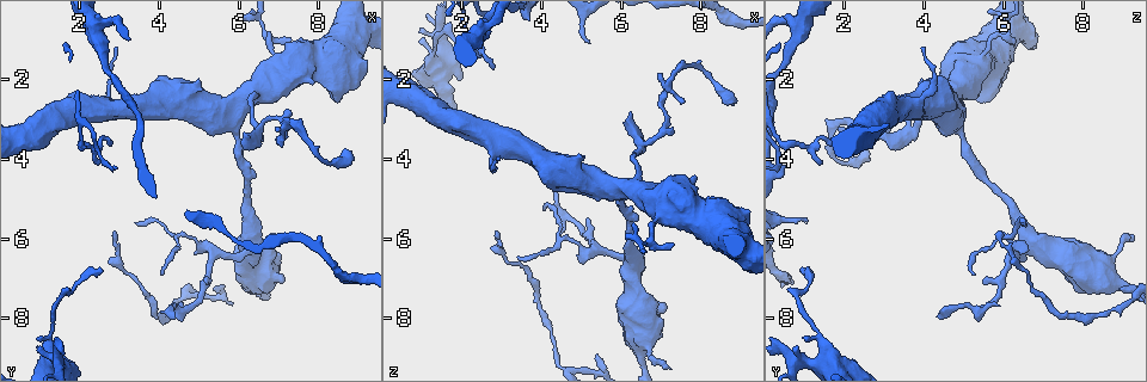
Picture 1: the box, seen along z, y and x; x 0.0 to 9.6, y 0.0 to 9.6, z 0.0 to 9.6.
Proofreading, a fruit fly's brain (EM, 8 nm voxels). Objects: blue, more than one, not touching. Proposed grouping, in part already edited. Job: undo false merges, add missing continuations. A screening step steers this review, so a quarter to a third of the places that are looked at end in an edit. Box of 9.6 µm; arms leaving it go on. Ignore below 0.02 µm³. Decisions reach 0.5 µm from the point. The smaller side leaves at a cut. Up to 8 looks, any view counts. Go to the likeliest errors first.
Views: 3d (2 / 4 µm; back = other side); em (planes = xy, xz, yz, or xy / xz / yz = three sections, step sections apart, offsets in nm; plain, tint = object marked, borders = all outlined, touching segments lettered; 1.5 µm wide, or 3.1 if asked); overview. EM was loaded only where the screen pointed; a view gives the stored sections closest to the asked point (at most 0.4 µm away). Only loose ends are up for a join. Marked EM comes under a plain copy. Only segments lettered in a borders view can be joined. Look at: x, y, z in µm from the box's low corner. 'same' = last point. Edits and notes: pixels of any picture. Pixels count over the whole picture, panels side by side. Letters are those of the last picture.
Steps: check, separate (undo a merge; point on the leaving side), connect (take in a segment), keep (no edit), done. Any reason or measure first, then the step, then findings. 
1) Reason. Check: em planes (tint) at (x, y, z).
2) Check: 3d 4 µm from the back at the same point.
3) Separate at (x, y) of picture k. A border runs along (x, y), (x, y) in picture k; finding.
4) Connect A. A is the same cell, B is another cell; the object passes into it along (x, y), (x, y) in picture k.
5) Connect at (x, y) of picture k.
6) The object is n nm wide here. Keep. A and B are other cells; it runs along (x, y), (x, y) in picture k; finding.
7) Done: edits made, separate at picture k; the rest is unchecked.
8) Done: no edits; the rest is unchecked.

An open end. Check: em xy step 4 (borders) at (5.20, 5.50, 1.10).

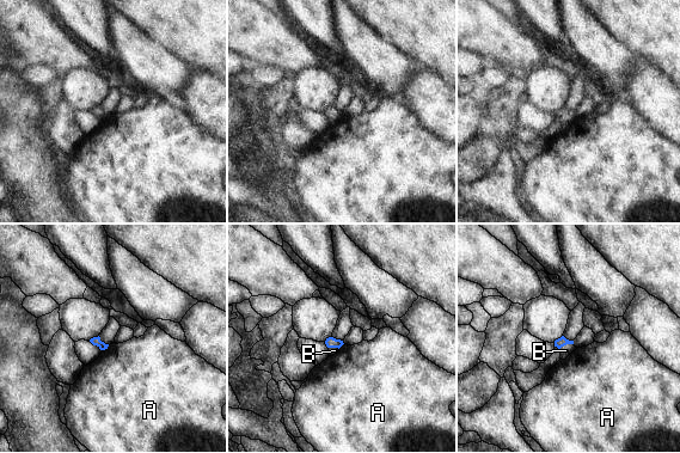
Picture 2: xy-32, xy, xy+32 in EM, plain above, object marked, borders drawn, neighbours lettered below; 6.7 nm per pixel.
Connect B. B is the same cell, A is another cell; the object passes into it along (561, 342), (565, 344), (565, 350) in picture 2; the neuron continues.

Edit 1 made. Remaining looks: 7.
Check: overview.

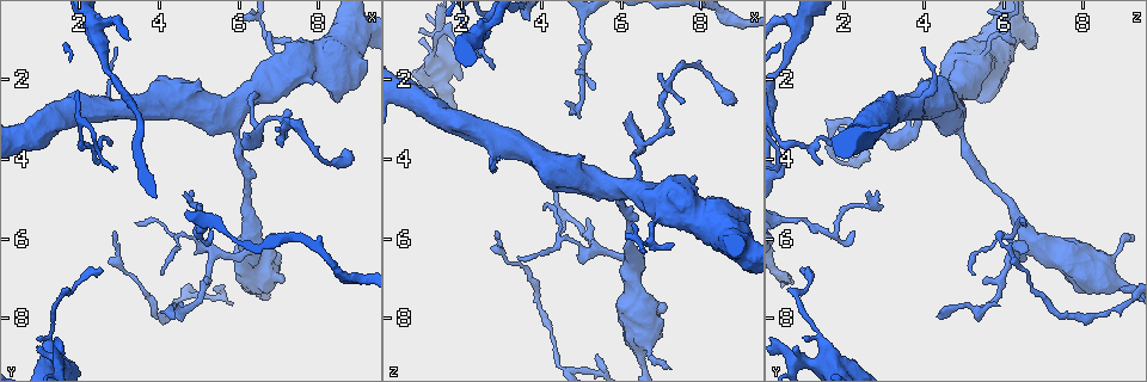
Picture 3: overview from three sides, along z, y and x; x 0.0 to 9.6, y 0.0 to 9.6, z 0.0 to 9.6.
Sharp bend. Check: em xz step 8 (tint) at (7.25, 3.05, 2.00).

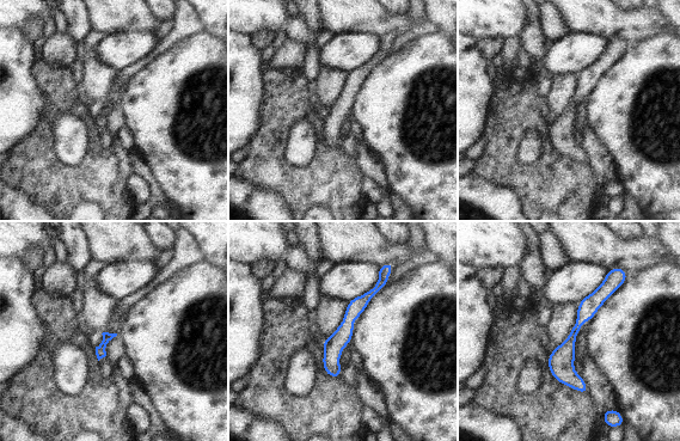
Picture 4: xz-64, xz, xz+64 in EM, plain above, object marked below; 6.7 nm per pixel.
Cut it another way. Check: em planes (tint) at the same point.

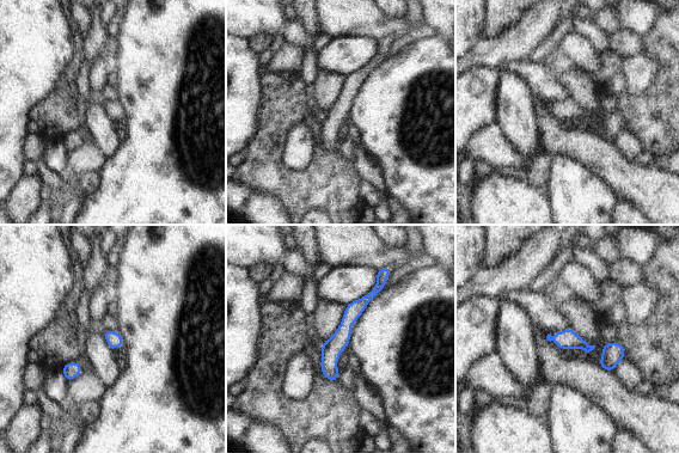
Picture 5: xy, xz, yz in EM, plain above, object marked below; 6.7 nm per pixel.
What lies round it. Check: em planes (borders) at the same point.

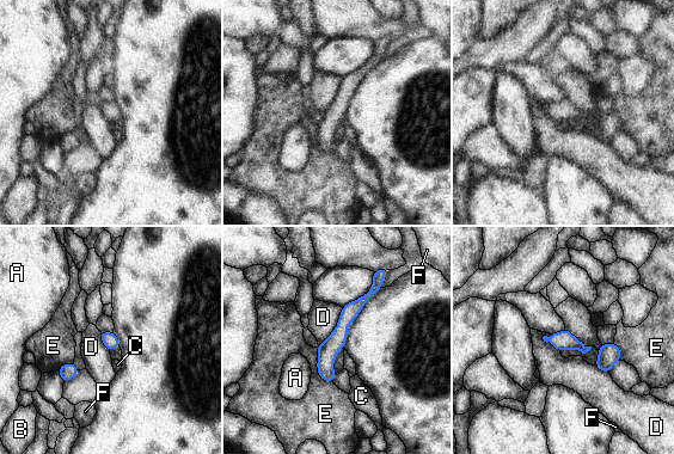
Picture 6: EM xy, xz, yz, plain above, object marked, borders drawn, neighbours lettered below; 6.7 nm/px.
The longest contact is with D, 300 nm. Keep. A, B, C, D, E and F are other cells; continuous, no second neuron.

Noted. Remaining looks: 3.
Narrows sharply. Check: 3d 4 µm from the back at (5.90, 2.85, 4.75).

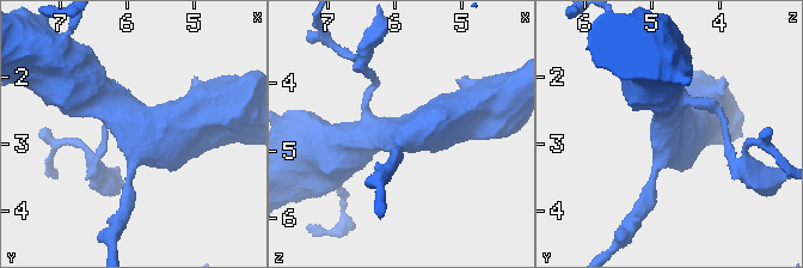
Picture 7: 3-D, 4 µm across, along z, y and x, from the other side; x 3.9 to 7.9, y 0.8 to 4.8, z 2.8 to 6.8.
3 arms meet here; the arms are 160, 500, 700 nm wide. Check: em planes (tint) at (5.85, 2.95, 4.85).

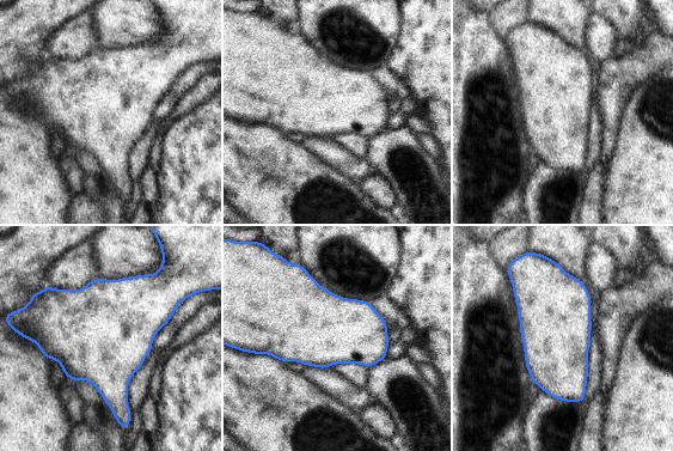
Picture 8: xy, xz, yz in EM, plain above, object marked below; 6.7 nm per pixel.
Check: em planes (borders) at the same point.

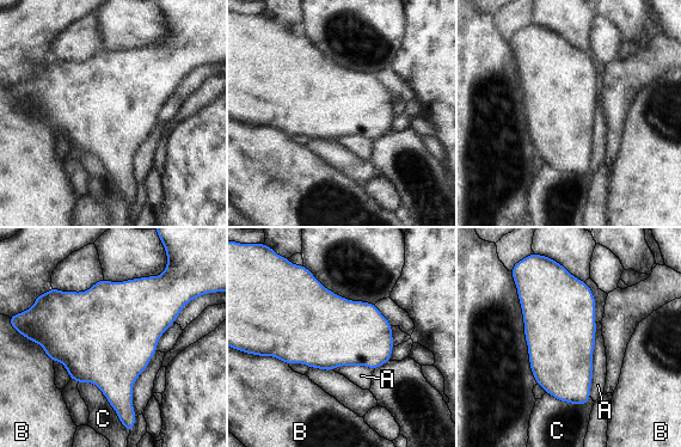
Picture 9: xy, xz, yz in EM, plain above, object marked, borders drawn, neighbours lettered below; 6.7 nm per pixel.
Keep. A, B and C are other cells; a border runs along (596, 324), (589, 396) in picture 9; continuous, no second neuron.

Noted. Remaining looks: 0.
Done: edits made, connect at picture 2; the rest is unchecked.

